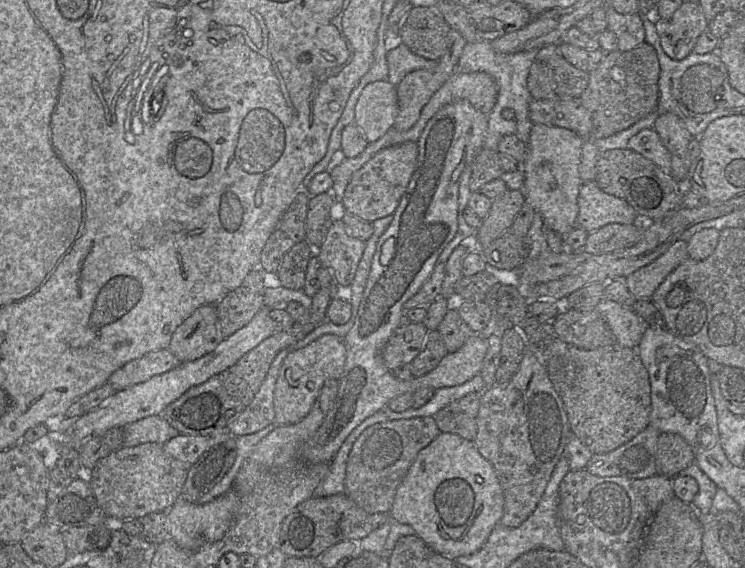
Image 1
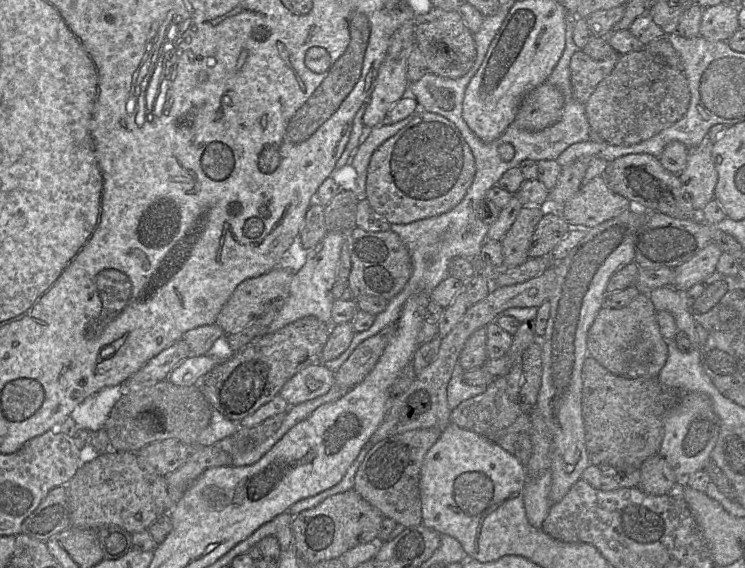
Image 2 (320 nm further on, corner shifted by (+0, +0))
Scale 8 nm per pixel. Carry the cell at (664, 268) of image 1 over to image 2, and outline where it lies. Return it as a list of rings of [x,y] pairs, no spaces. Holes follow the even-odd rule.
[[[710,242],[687,262],[674,268],[673,287],[687,291],[693,285],[704,281],[716,271],[716,265],[723,251]]]

